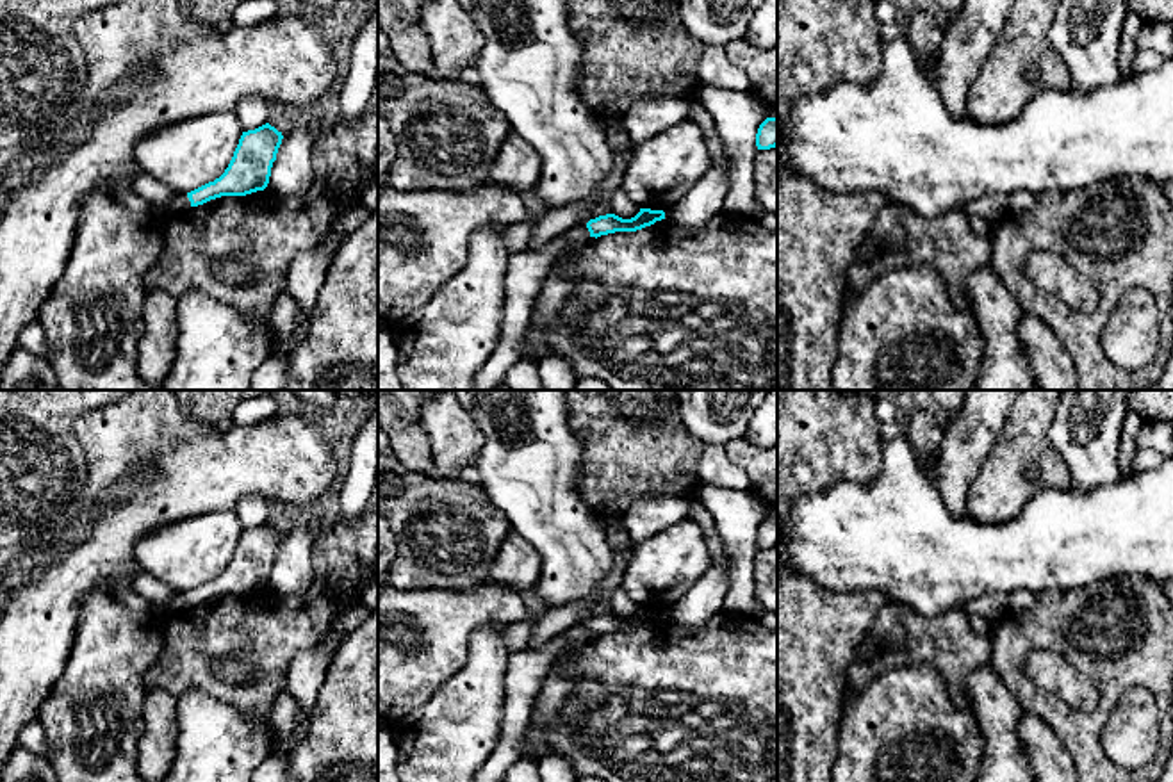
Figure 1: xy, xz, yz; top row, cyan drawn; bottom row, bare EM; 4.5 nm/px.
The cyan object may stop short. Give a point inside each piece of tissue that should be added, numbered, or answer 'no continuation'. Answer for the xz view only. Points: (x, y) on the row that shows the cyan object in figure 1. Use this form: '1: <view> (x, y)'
1: xz (526, 269)

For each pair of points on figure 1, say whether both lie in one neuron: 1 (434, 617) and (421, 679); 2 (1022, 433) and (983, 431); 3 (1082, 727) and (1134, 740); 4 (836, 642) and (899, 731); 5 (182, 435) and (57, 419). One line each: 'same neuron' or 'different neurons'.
1: same neuron
2: different neurons
3: different neurons
4: different neurons
5: different neurons

